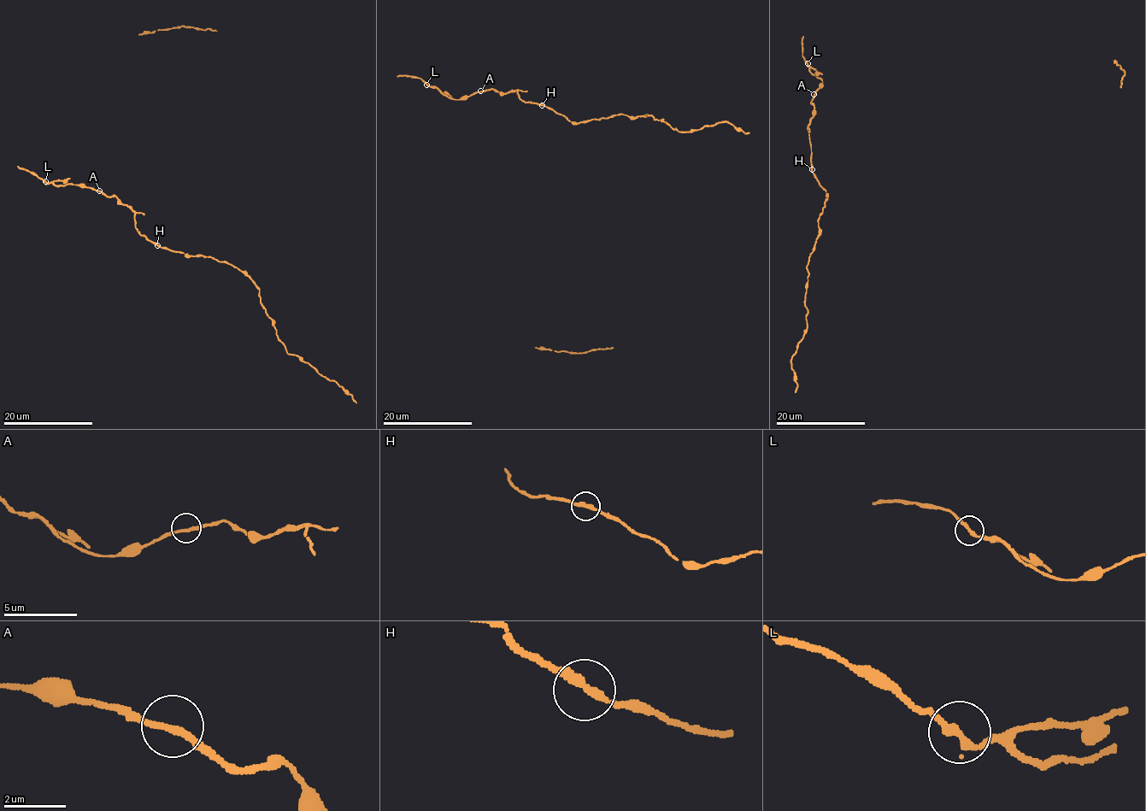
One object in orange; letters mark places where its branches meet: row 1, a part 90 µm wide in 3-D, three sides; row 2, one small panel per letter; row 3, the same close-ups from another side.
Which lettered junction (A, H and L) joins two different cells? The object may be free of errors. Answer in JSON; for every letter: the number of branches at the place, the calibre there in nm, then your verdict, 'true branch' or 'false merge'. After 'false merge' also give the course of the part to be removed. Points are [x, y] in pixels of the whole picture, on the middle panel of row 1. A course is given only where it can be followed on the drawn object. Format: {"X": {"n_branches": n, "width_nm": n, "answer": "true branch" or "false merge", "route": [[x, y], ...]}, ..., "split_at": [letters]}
{"A": {"n_branches": 2, "width_nm": 200, "answer": "true branch"}, "H": {"n_branches": 2, "width_nm": 240, "answer": "true branch"}, "L": {"n_branches": 2, "width_nm": 240, "answer": "true branch"}, "split_at": []}

